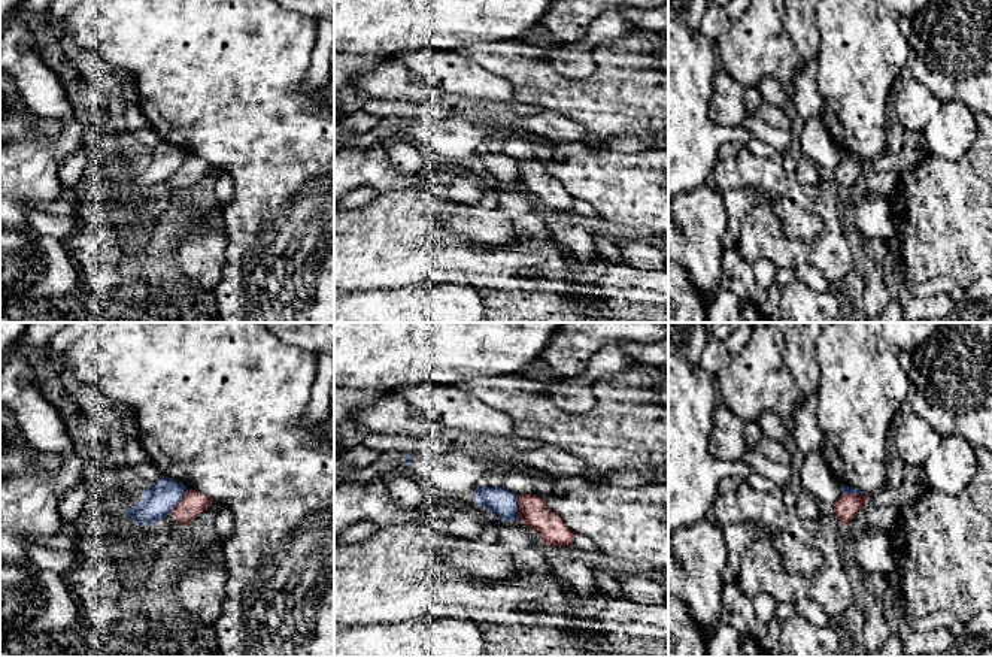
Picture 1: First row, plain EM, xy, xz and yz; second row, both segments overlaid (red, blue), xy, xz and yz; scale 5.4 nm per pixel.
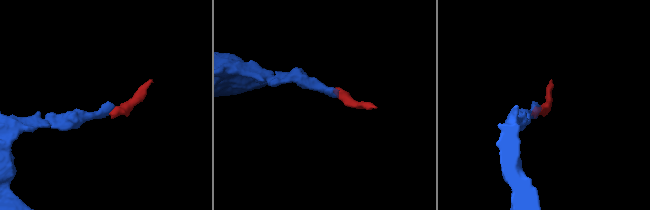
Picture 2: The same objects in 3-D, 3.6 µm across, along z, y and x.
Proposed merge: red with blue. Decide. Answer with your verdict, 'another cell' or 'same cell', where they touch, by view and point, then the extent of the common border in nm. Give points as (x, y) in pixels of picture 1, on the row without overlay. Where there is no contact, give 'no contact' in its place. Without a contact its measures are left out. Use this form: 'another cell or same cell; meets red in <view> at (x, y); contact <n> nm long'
another cell; meets red in xz at (518, 173); contact 140 nm long

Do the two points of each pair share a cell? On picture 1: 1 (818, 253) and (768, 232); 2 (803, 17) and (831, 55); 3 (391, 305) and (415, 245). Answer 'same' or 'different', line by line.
1: same
2: different
3: different

